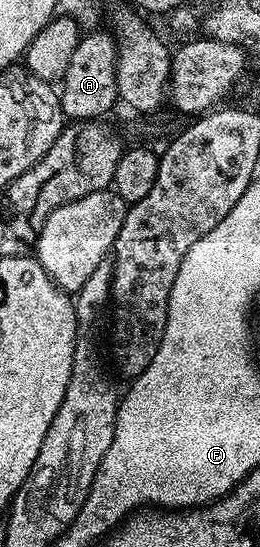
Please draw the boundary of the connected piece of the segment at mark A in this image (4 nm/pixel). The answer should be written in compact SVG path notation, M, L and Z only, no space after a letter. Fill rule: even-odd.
M91 29L82 36L69 61L69 69L61 81L59 100L63 106L64 116L71 121L99 121L119 99L117 89L117 53L118 46L110 30Z

